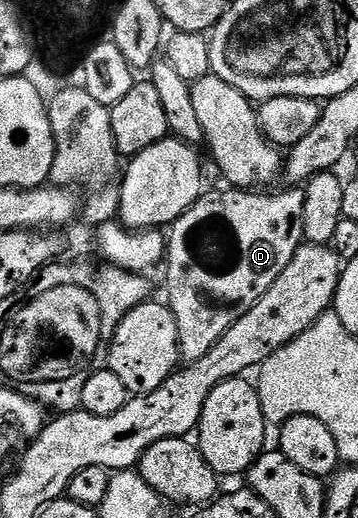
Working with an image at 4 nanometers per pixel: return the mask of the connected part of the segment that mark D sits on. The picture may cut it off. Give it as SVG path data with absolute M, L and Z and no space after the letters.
M250 189L207 190L169 228L166 267L166 291L170 294L168 306L176 317L178 350L181 358L193 361L204 357L240 317L268 293L268 289L288 269L288 261L303 246L305 190L286 189L279 195L254 195Z

